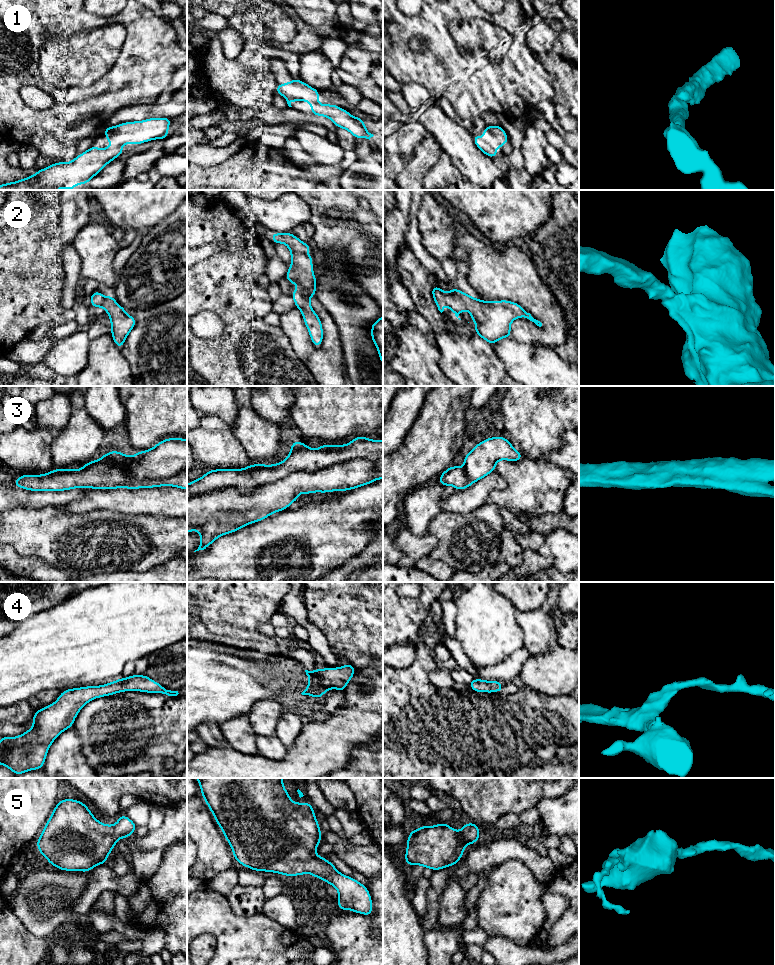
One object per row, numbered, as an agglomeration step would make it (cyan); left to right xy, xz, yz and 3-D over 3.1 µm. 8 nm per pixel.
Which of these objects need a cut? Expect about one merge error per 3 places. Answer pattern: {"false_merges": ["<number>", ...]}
{"false_merges": ["3"]}

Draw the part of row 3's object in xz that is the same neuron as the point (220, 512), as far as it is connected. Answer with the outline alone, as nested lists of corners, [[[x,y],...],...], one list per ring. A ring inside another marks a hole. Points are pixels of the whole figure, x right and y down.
[[[358,458],[316,472],[294,472],[249,493],[222,489],[188,498],[187,533],[200,532],[200,545],[194,552],[208,548],[223,535],[286,510],[300,493],[348,491],[375,482],[379,478],[374,469],[371,460]]]

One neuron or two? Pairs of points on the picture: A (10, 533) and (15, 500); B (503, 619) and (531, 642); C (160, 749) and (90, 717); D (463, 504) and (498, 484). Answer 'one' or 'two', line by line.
A: two
B: two
C: one
D: one

